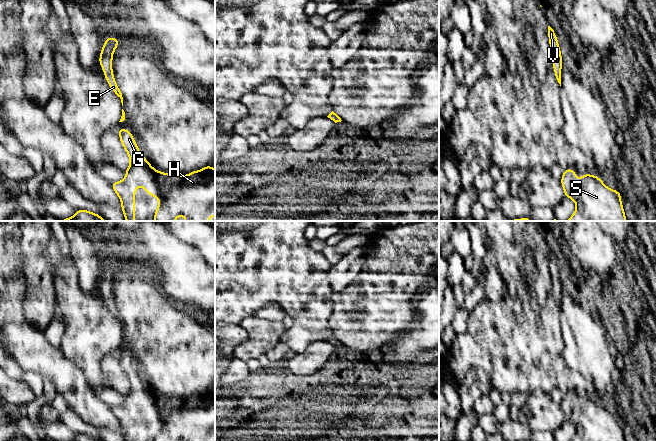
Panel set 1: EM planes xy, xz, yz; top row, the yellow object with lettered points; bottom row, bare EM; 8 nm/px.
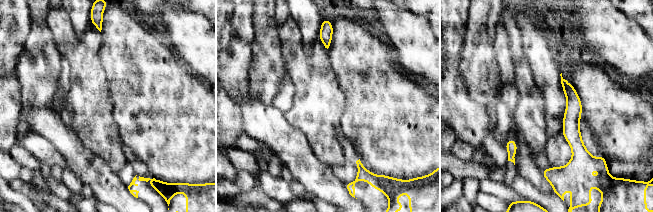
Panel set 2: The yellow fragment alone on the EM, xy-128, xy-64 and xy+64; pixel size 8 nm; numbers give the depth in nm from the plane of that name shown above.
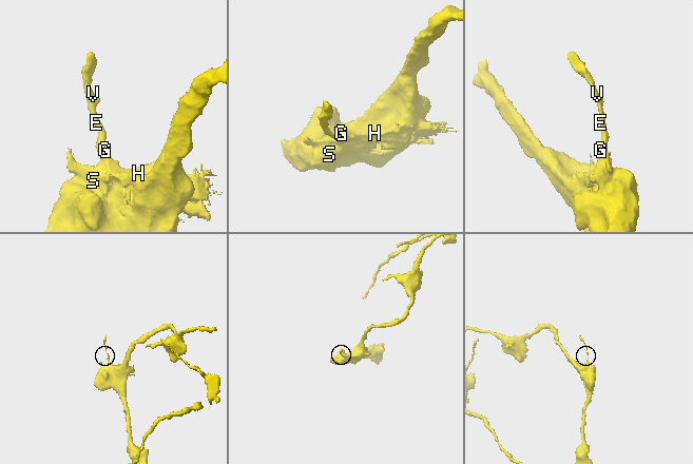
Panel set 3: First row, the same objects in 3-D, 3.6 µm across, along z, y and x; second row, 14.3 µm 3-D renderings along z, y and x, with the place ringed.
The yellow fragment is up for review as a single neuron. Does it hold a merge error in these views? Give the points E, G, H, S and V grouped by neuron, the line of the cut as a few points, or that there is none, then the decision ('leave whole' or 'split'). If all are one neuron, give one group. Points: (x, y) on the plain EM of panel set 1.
E G H S / V | xy (111, 261), (110, 268), (113, 276) | split

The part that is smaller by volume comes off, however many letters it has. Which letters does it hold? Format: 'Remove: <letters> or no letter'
Remove: V

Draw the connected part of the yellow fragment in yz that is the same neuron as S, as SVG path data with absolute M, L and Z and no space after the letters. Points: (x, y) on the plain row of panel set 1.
M567 392L560 405L565 421L576 427L571 441L626 441L621 415L607 411L599 400L583 398L577 406L576 396Z

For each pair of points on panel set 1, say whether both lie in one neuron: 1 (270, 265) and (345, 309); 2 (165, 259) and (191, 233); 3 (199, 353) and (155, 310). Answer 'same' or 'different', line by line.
1: different
2: different
3: same

